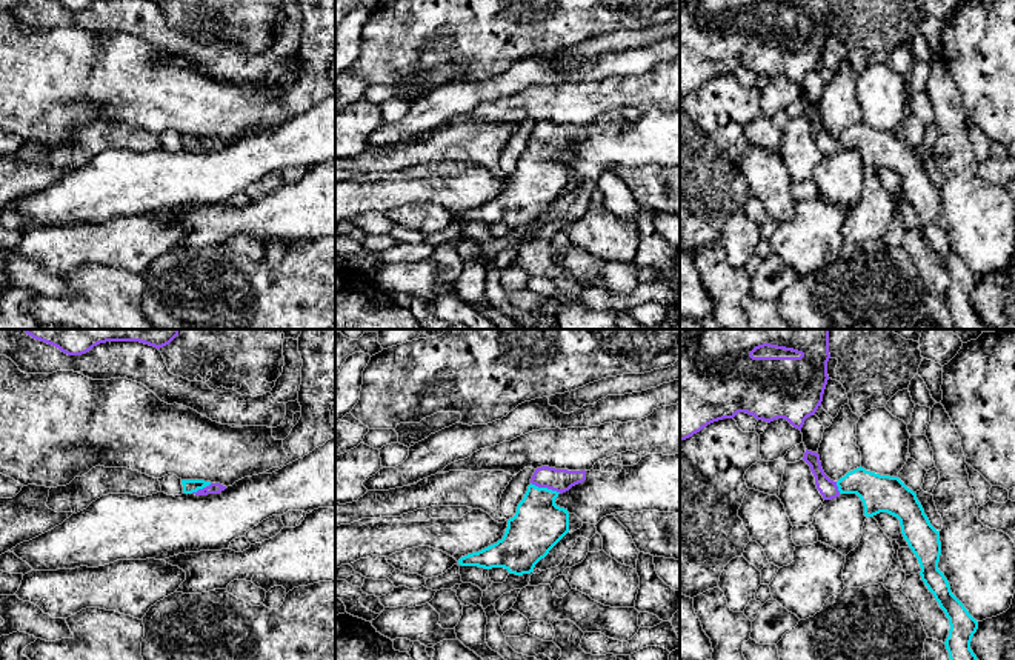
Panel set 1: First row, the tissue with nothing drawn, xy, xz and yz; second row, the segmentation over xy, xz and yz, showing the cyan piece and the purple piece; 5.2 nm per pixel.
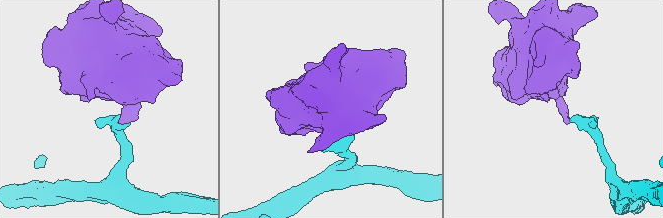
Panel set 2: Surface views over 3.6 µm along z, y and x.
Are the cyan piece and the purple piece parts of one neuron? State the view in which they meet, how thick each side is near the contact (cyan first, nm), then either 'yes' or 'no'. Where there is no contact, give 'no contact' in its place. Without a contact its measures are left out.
contact in xz; calibres 280 and 120 nm; yes

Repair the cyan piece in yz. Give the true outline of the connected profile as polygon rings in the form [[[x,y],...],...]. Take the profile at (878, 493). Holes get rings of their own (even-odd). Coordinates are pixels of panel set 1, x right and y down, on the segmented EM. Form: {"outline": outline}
{"outline": [[[806,449],[803,460],[810,466],[817,489],[824,500],[837,498],[840,494],[857,494],[866,517],[887,512],[900,520],[901,534],[918,558],[921,580],[949,618],[950,629],[944,642],[949,658],[978,660],[970,649],[978,622],[952,594],[947,578],[938,569],[940,531],[930,525],[917,494],[898,477],[880,475],[861,466],[834,482],[824,474],[818,452]]]}

